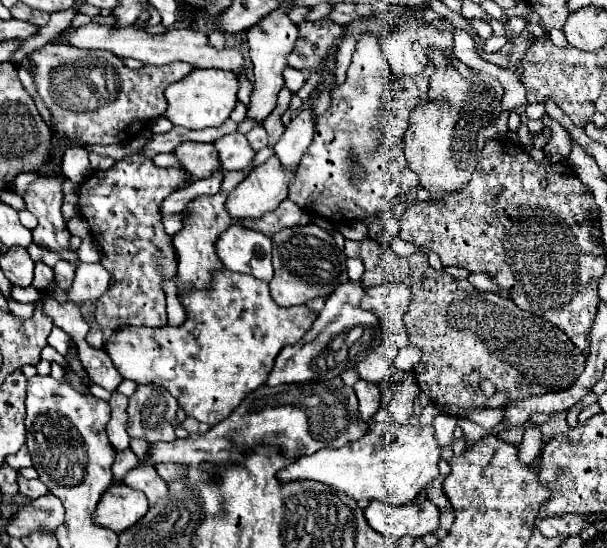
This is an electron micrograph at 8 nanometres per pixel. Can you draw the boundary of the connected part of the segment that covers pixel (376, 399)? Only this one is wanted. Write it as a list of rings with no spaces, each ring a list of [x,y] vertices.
[[[358,379],[354,385],[354,391],[360,401],[360,419],[370,421],[374,413],[380,409],[380,397],[382,397],[382,385],[380,383],[368,383],[364,379]]]

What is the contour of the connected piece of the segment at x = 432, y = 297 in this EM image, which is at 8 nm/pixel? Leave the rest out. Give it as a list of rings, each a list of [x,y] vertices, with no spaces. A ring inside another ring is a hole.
[[[380,251],[380,259],[388,259],[392,275],[400,275],[400,283],[412,289],[404,323],[410,343],[422,351],[414,375],[420,389],[442,413],[464,417],[470,411],[504,407],[508,399],[562,391],[584,371],[586,359],[582,351],[556,325],[518,309],[512,299],[478,291],[466,279],[454,279],[448,273],[432,269],[428,257],[418,251],[410,257]],[[484,381],[494,383],[492,395],[482,391]]]

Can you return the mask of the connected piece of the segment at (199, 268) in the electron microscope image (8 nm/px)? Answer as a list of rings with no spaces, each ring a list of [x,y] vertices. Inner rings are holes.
[[[219,191],[216,195],[204,195],[188,203],[190,217],[186,219],[186,225],[180,233],[174,235],[174,249],[178,253],[178,295],[184,291],[194,291],[194,289],[210,289],[212,273],[218,269],[224,269],[220,265],[220,257],[216,255],[216,239],[234,223],[232,217],[225,209],[225,202],[228,195]]]

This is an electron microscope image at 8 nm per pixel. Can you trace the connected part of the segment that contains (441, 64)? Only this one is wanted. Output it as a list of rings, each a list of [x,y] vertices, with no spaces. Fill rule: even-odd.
[[[428,49],[436,73],[430,79],[430,105],[412,109],[410,127],[404,135],[404,157],[408,167],[418,175],[418,185],[430,191],[430,199],[438,201],[452,191],[462,191],[476,169],[476,137],[498,117],[500,99],[494,97],[490,83],[480,79],[464,79],[454,69],[444,51]]]

